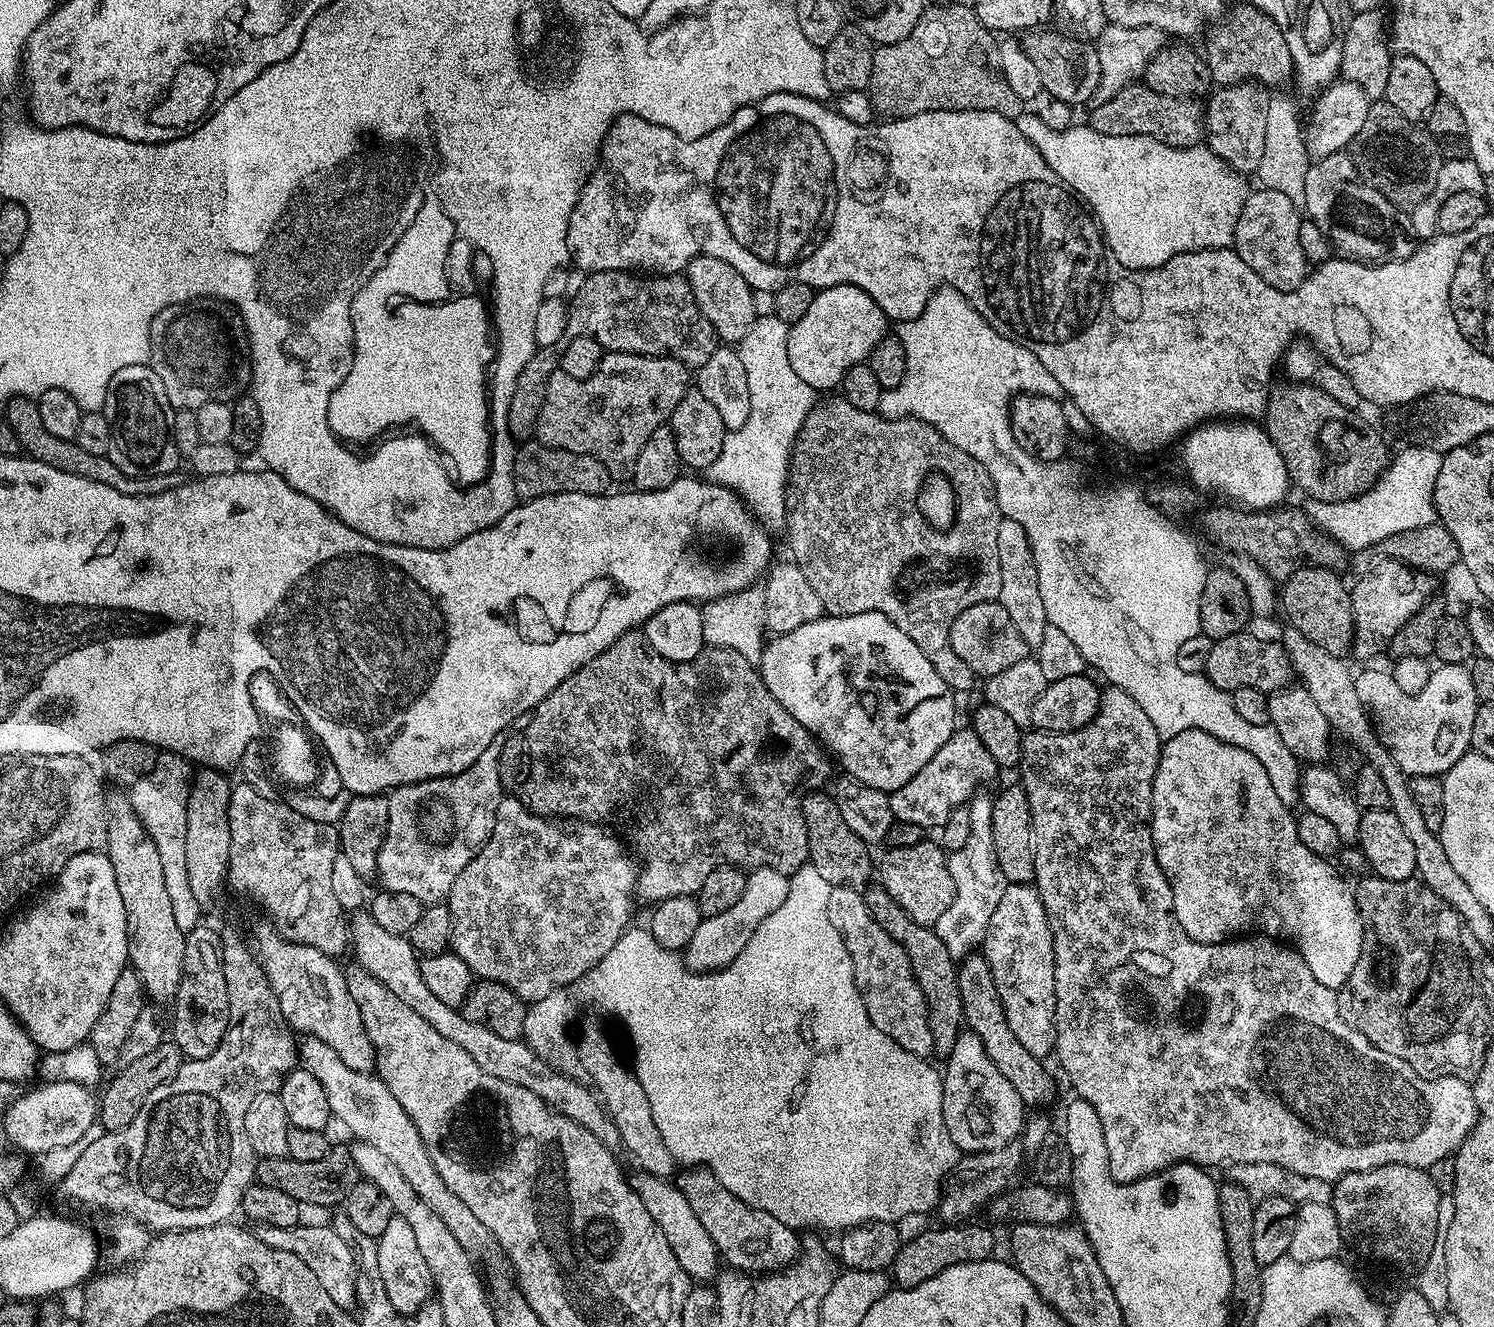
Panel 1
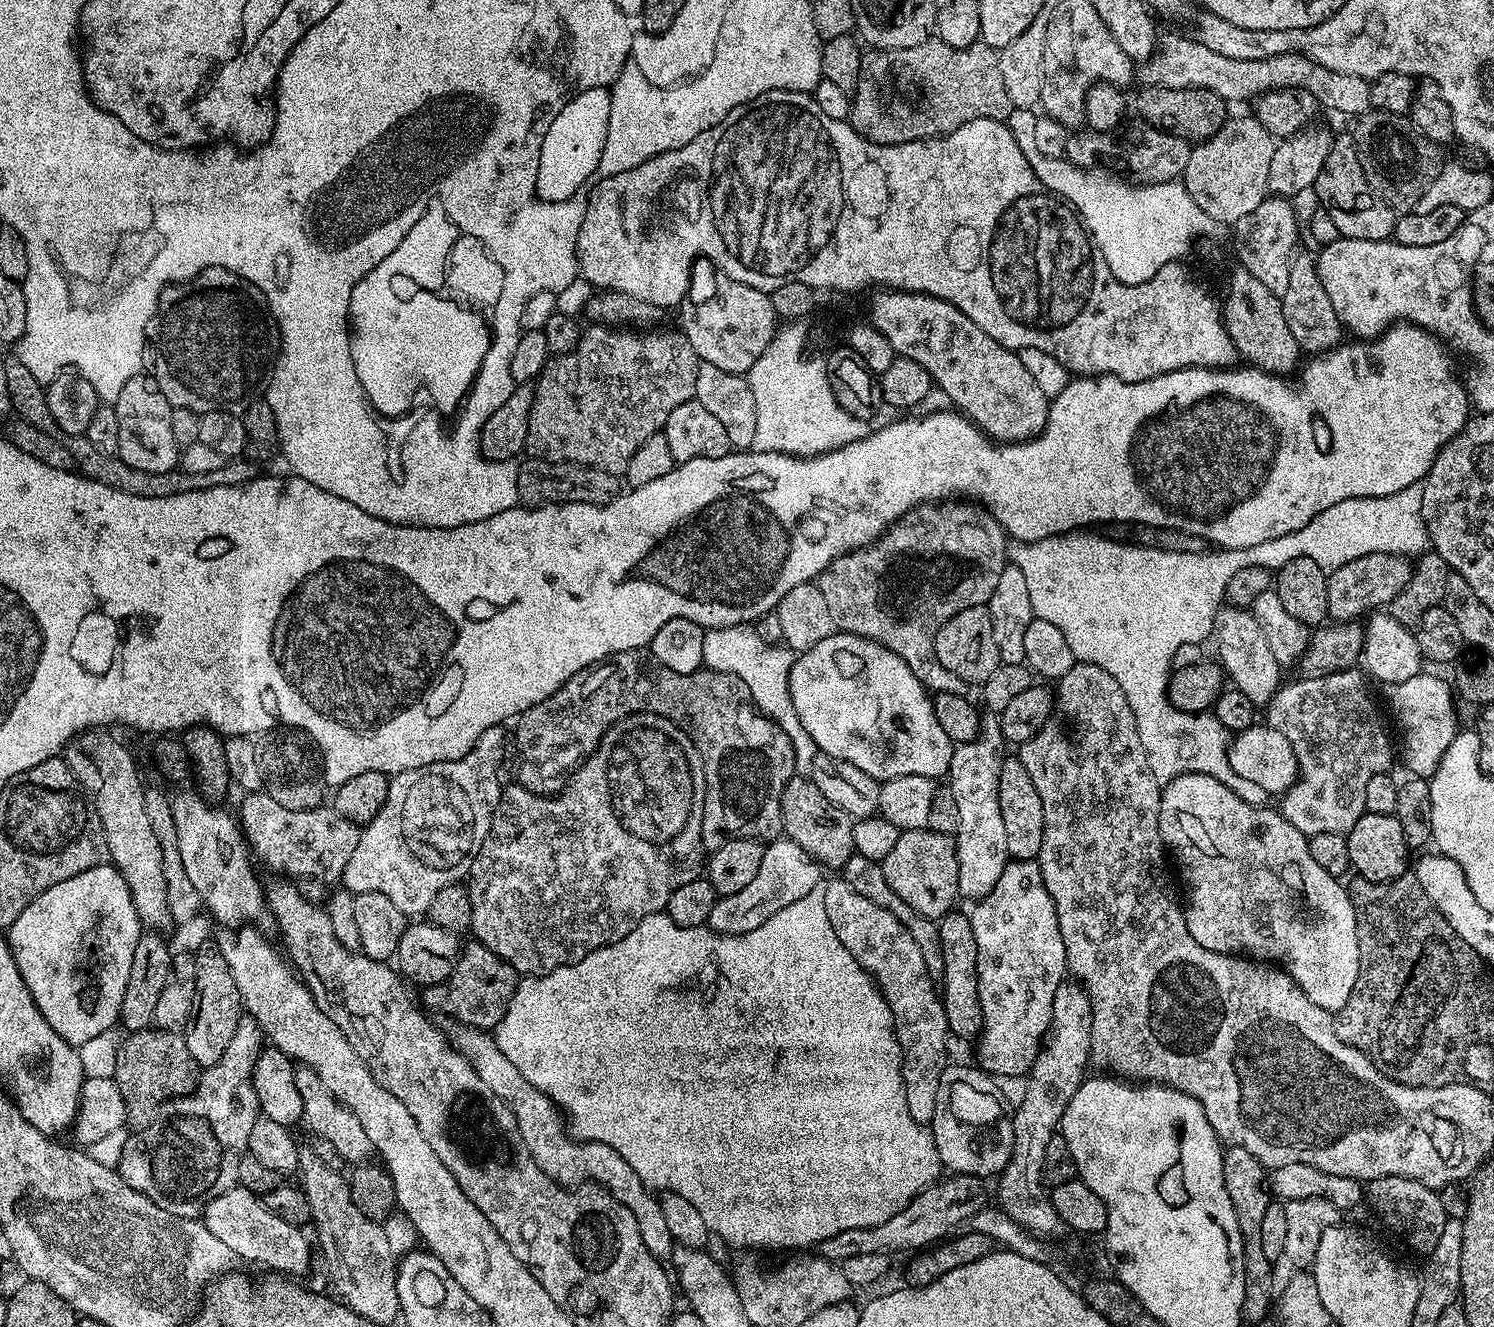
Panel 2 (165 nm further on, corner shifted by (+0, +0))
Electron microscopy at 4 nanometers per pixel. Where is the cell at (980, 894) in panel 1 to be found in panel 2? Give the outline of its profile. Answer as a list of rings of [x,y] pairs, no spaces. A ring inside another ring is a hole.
[[[988,714],[981,719],[980,732],[976,739],[956,744],[952,749],[952,761],[948,767],[946,784],[951,788],[958,806],[958,830],[954,833],[954,839],[958,854],[958,886],[960,896],[964,898],[979,898],[990,894],[998,878],[1002,878],[1002,870],[1006,870],[1010,859],[1006,850],[1006,826],[1002,823],[1002,814],[998,806],[998,774],[1002,759],[1002,752],[999,752],[1000,744],[1002,745],[1002,737],[997,717]]]

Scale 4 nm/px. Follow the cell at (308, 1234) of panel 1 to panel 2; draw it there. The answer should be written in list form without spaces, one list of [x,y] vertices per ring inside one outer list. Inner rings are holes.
[[[241,1186],[226,1190],[226,1194],[218,1194],[218,1198],[214,1198],[214,1202],[205,1208],[202,1223],[210,1230],[210,1234],[214,1234],[214,1238],[230,1246],[232,1253],[241,1261],[265,1264],[268,1270],[296,1278],[299,1272],[307,1270],[312,1260],[312,1248],[304,1237],[305,1229],[282,1222],[278,1214],[270,1214],[259,1195]]]

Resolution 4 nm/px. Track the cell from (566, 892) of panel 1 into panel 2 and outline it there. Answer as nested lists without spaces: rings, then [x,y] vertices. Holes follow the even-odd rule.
[[[633,712],[610,725],[598,747],[572,773],[564,787],[551,796],[534,794],[523,788],[519,782],[512,782],[509,788],[508,785],[501,787],[488,837],[482,842],[466,880],[472,907],[471,935],[476,935],[473,937],[482,946],[494,950],[498,958],[510,962],[510,966],[514,966],[514,970],[521,977],[545,976],[556,968],[581,960],[596,948],[603,948],[605,944],[613,944],[626,938],[626,934],[630,934],[630,930],[634,930],[634,926],[638,926],[642,918],[664,912],[670,902],[670,894],[674,894],[678,886],[686,886],[686,882],[694,882],[701,875],[702,865],[706,860],[706,852],[702,847],[705,798],[706,774],[694,742],[672,719],[659,712]]]

